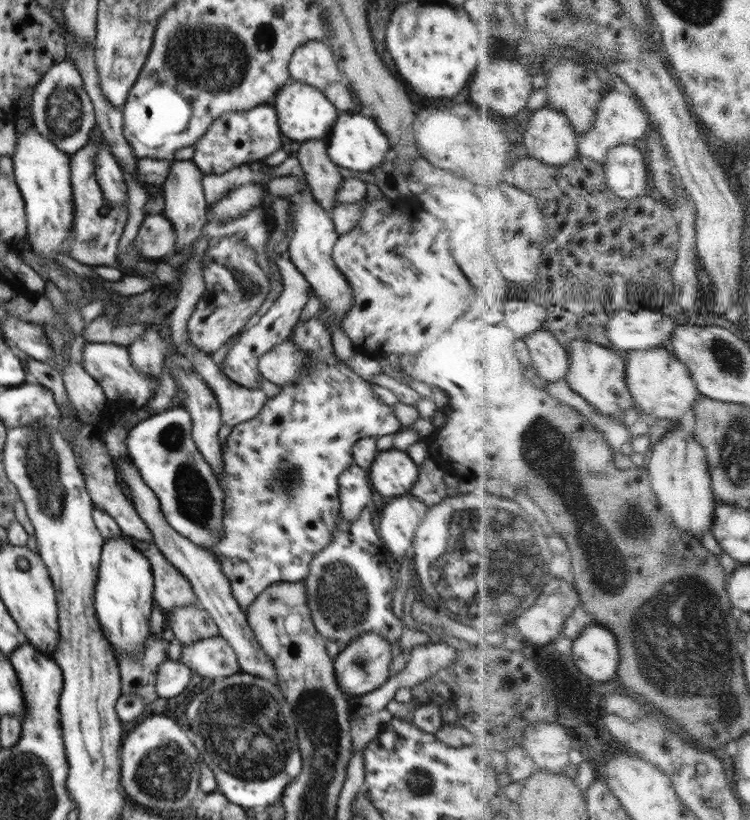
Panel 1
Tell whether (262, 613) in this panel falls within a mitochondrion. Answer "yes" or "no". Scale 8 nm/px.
no

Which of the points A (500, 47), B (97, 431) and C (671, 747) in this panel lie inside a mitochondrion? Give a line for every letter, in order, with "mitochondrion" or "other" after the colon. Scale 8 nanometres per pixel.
A: other
B: other
C: other

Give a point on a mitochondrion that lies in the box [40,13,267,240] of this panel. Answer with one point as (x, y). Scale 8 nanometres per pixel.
(64, 115)

